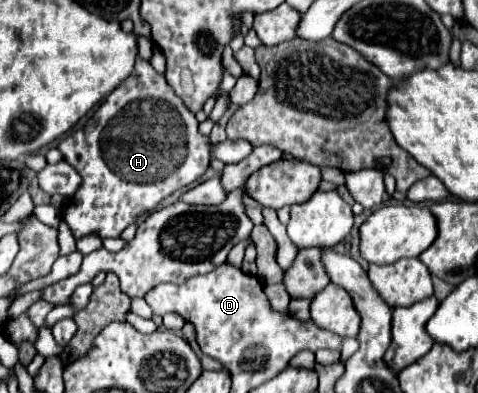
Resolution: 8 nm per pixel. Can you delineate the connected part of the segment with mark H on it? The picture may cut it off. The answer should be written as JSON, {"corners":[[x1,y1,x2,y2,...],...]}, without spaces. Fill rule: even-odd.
{"corners":[[137,59,129,79,97,107,85,127,63,137,57,149,83,177,79,191,69,203,65,201,63,207,63,219,75,237,83,237,91,231,99,233,99,237,119,237,129,223,135,223,139,215,155,209,167,195,201,179,211,163,211,139,199,133,199,121,169,87,167,79,143,59]]}

